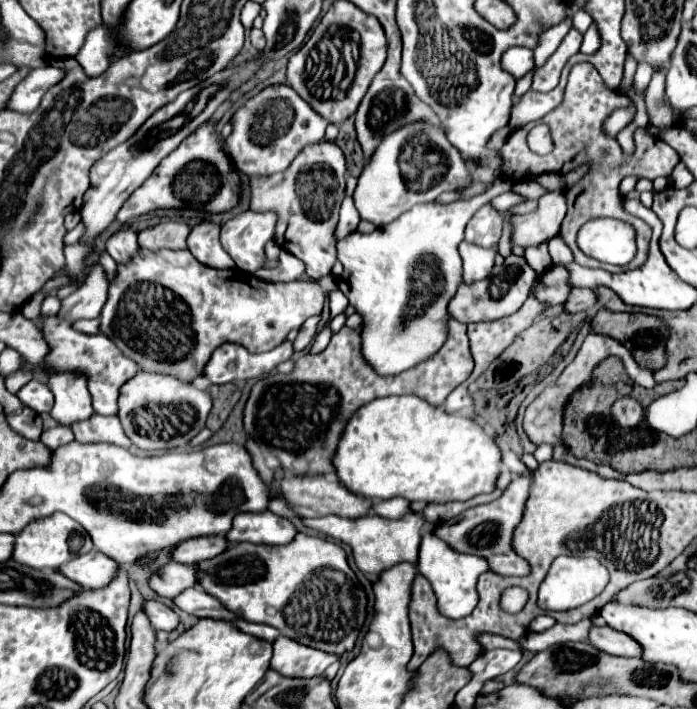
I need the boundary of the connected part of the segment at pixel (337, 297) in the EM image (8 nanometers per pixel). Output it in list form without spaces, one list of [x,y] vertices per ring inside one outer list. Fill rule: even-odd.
[[[332,291],[332,295],[328,295],[328,299],[330,299],[330,315],[332,317],[336,317],[338,313],[342,313],[346,307],[348,307],[348,299],[344,297],[344,293],[342,291]]]

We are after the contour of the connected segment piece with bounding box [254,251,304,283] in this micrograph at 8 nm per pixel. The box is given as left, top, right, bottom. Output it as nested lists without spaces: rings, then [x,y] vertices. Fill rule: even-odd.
[[[288,251],[280,253],[280,261],[272,269],[258,269],[254,275],[260,277],[262,281],[272,281],[272,283],[286,283],[286,281],[296,281],[304,273],[304,263],[294,257]]]

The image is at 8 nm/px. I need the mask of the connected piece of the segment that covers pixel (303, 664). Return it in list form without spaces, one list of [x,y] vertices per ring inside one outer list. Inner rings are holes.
[[[280,635],[274,641],[274,657],[270,669],[278,671],[284,677],[318,677],[328,665],[338,659],[338,655],[300,645]]]

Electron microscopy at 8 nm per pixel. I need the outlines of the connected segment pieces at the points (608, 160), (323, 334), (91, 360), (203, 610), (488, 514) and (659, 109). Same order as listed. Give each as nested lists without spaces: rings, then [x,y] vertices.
[[[588,62],[576,64],[569,73],[563,102],[548,113],[544,119],[538,121],[538,123],[548,123],[548,127],[552,131],[552,139],[554,139],[554,151],[550,155],[540,157],[540,155],[534,155],[528,149],[526,135],[536,123],[528,123],[528,125],[524,125],[524,129],[512,131],[510,137],[506,139],[506,145],[500,149],[500,157],[504,157],[504,173],[510,179],[526,179],[528,175],[538,175],[542,171],[556,171],[556,173],[566,175],[580,165],[588,165],[586,175],[578,183],[568,187],[566,193],[564,193],[566,203],[568,203],[568,213],[566,213],[566,217],[562,221],[562,227],[560,227],[560,237],[572,249],[574,261],[578,265],[584,265],[584,267],[606,269],[606,271],[622,271],[622,267],[604,265],[596,259],[586,257],[576,247],[574,239],[576,239],[576,233],[578,233],[580,225],[584,225],[588,219],[594,219],[594,217],[620,219],[620,221],[630,223],[636,229],[636,257],[634,257],[634,261],[630,261],[626,265],[626,269],[636,269],[636,267],[640,267],[640,263],[646,261],[648,243],[650,243],[650,235],[652,235],[650,227],[646,223],[642,223],[640,219],[630,217],[622,209],[622,195],[618,191],[618,185],[629,174],[646,177],[650,181],[654,181],[656,177],[668,177],[672,173],[674,165],[680,161],[678,153],[668,143],[664,143],[662,139],[658,139],[658,137],[652,139],[652,135],[648,135],[646,127],[638,127],[634,131],[636,149],[631,156],[623,153],[616,137],[609,137],[604,133],[604,129],[602,129],[604,117],[608,117],[608,113],[612,113],[614,109],[627,107],[630,104],[630,97],[618,94],[616,90],[605,87],[602,78],[593,65]]]
[[[326,325],[321,332],[318,332],[308,353],[320,353],[320,351],[324,351],[324,347],[326,347],[328,341],[330,341],[330,337],[332,337],[332,333],[330,333],[330,327]]]
[[[42,315],[38,319],[38,323],[40,323],[40,331],[44,333],[44,341],[48,343],[50,351],[42,365],[24,363],[22,371],[34,373],[44,367],[46,371],[54,371],[54,373],[64,373],[64,371],[74,373],[76,371],[80,375],[86,375],[94,411],[98,415],[116,415],[120,385],[124,385],[130,377],[134,377],[138,373],[138,365],[134,361],[128,361],[128,357],[124,357],[124,353],[120,353],[120,349],[116,349],[116,345],[112,345],[112,341],[108,341],[108,337],[104,337],[104,333],[98,333],[98,335],[78,333],[76,329],[72,329],[68,325],[68,321],[64,321],[58,315],[48,315],[48,317]]]
[[[198,587],[184,589],[184,593],[178,593],[172,601],[180,611],[196,615],[200,619],[218,619],[218,621],[236,621],[238,619],[234,613],[224,609],[220,601],[216,601],[212,595],[208,595],[206,591],[198,589]]]
[[[514,475],[510,485],[500,495],[500,499],[466,509],[460,517],[440,523],[434,529],[434,535],[440,537],[442,541],[446,541],[458,553],[472,553],[472,555],[484,557],[488,561],[488,567],[492,573],[500,573],[502,577],[506,577],[506,575],[508,577],[524,577],[530,573],[530,565],[528,565],[528,561],[520,559],[512,551],[510,543],[512,543],[514,527],[520,523],[524,503],[528,499],[528,491],[530,491],[530,477],[528,475]]]
[[[656,69],[654,77],[648,85],[646,91],[646,107],[648,107],[648,117],[656,127],[668,129],[672,127],[672,113],[666,109],[666,95],[664,95],[664,69]]]

